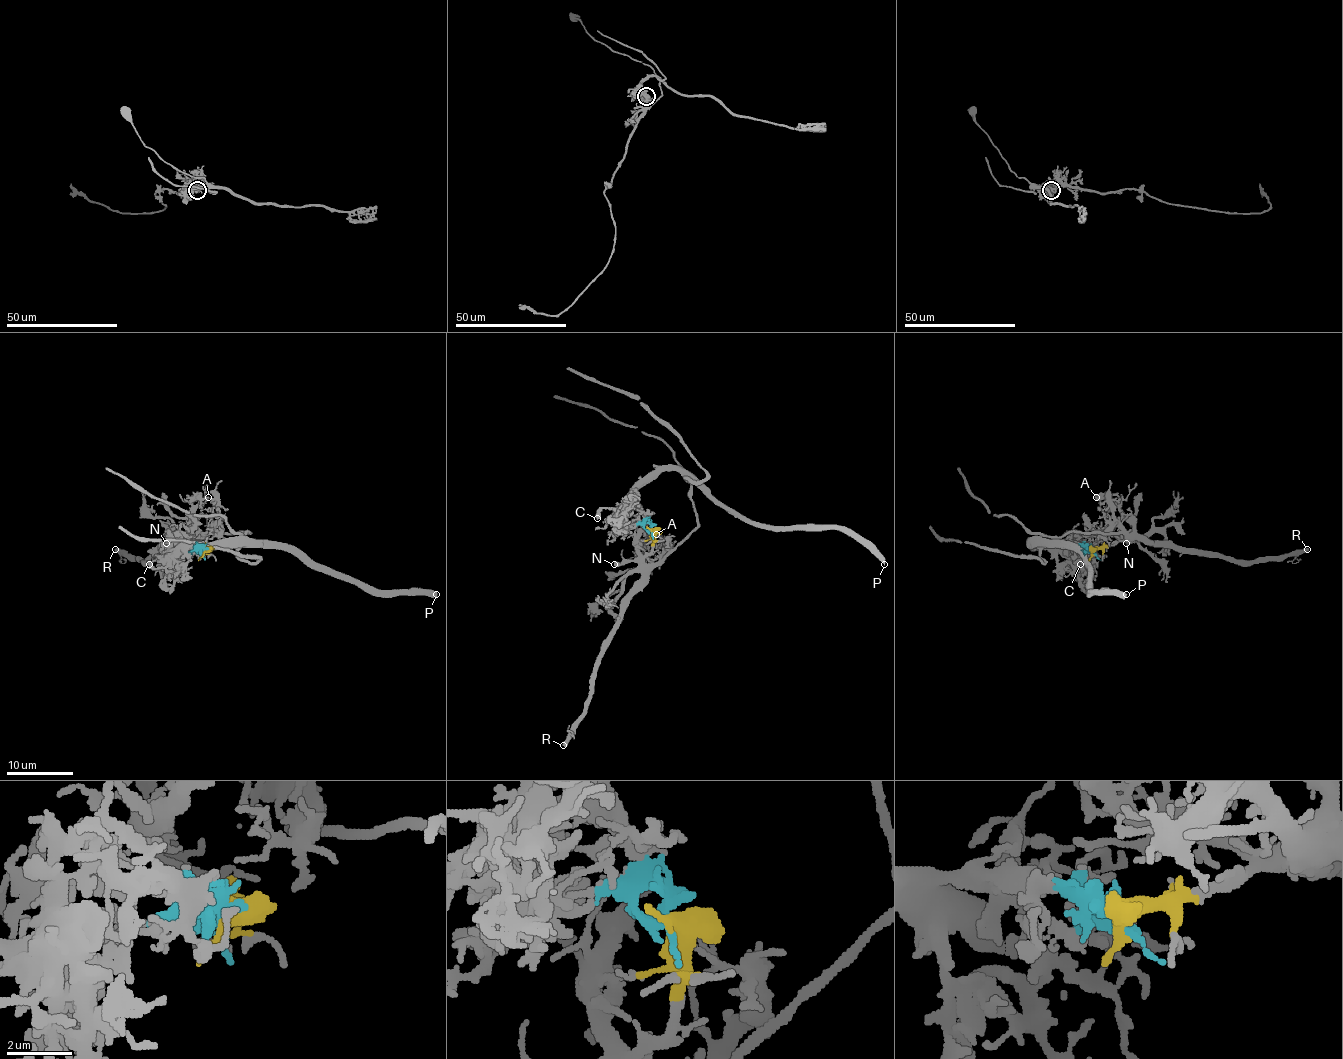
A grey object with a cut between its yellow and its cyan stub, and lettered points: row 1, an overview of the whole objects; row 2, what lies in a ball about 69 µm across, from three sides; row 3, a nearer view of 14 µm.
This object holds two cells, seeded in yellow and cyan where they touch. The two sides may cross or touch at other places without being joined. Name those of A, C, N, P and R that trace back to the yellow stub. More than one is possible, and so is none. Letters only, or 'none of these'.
A, N, R

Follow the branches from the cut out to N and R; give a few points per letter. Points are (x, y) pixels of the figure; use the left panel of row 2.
N: (204, 552), (204, 547), (194, 540), (166, 543)
R: (204, 552), (204, 547), (192, 538), (147, 560), (136, 560), (114, 548)

